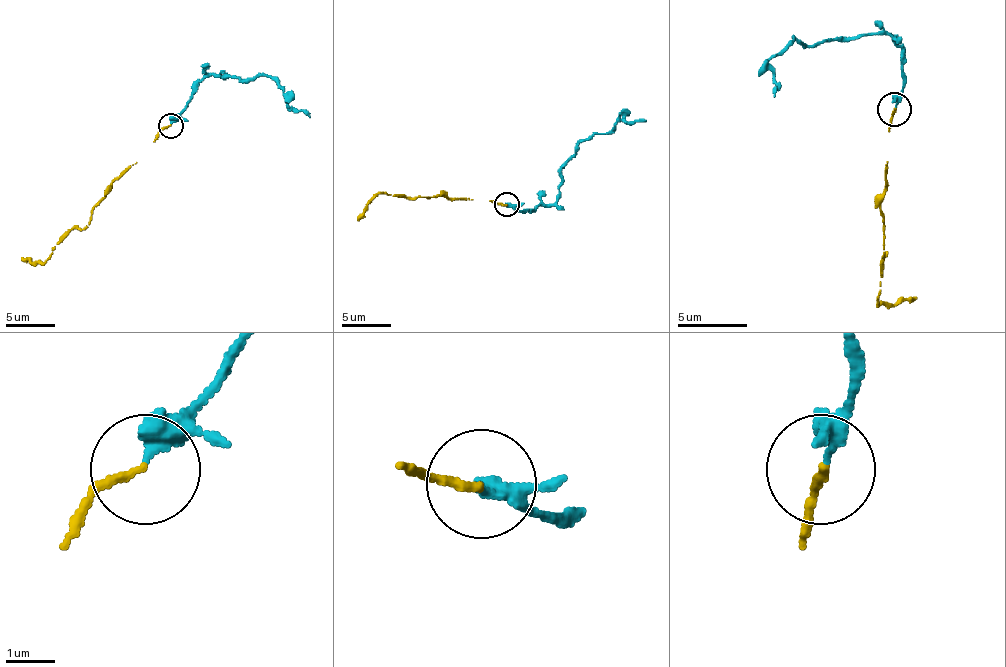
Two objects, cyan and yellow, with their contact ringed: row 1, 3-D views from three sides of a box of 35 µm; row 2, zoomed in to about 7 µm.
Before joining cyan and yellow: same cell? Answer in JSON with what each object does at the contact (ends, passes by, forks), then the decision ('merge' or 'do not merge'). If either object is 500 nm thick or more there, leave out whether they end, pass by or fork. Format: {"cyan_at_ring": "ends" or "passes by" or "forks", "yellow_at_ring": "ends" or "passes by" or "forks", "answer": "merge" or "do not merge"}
{"cyan_at_ring": "passes by", "yellow_at_ring": "ends", "answer": "merge"}

